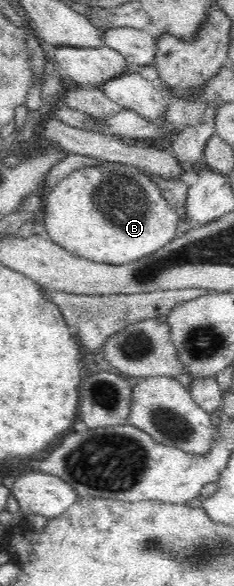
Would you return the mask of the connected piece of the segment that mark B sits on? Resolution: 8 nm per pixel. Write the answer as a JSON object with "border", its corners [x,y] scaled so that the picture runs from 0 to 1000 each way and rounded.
{"border":[[[440,275],[278,302],[205,329],[188,363],[214,411],[325,439],[474,452],[671,432],[756,404],[769,377],[641,300],[564,282]]]}

